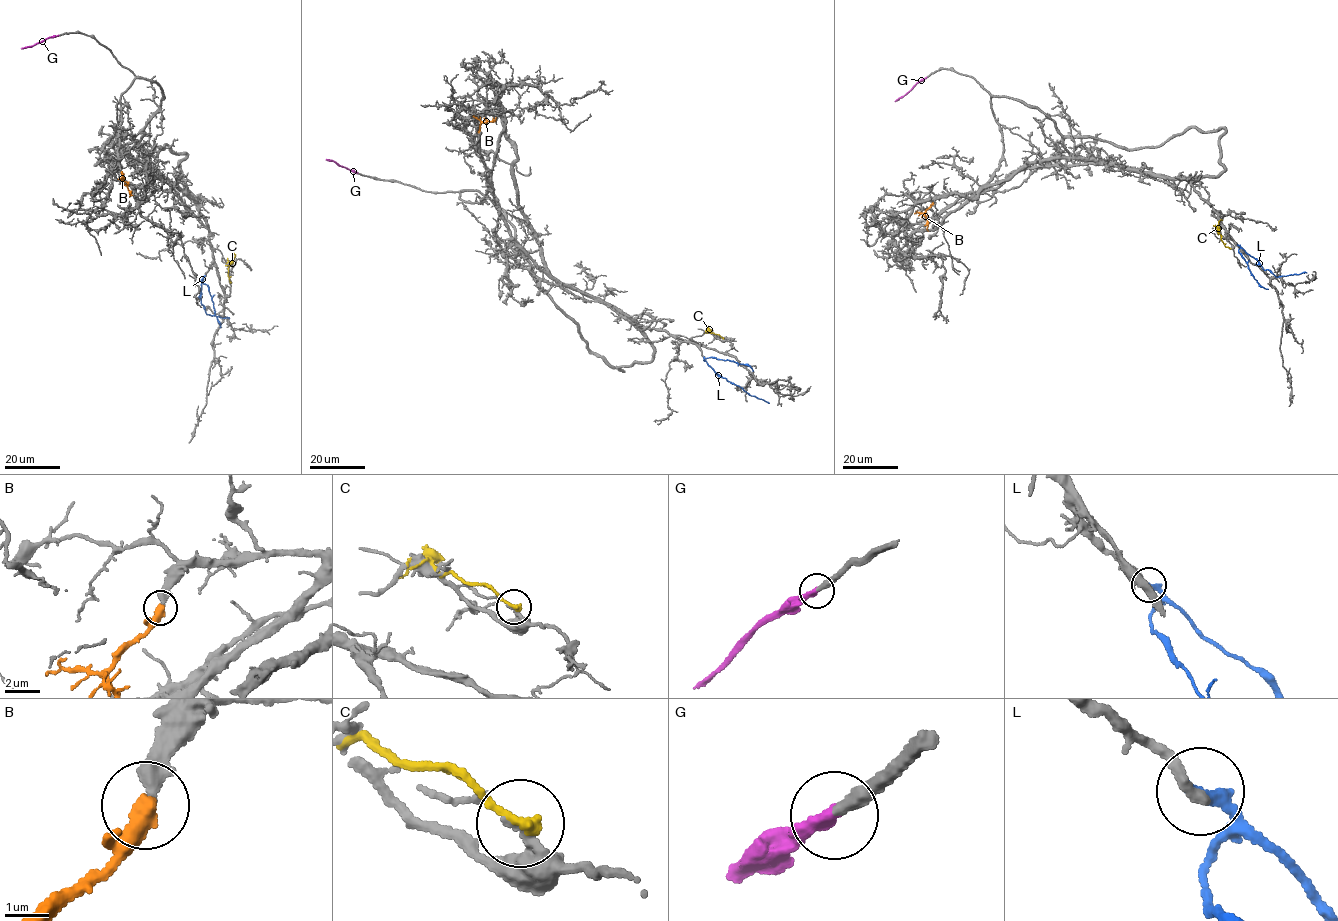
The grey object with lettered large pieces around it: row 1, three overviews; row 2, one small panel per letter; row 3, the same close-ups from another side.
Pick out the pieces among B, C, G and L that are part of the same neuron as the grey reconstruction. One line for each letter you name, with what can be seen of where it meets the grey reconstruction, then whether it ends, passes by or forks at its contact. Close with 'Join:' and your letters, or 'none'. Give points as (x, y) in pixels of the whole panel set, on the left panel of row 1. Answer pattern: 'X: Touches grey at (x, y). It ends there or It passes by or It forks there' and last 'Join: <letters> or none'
B: Touches grey at (121, 172). It ends there
G: Touches grey at (58, 35). It ends there
Join: B, G

